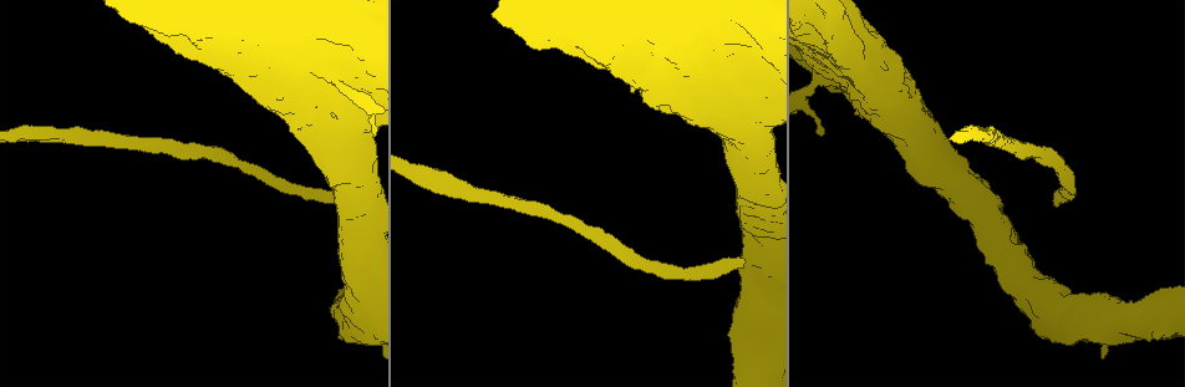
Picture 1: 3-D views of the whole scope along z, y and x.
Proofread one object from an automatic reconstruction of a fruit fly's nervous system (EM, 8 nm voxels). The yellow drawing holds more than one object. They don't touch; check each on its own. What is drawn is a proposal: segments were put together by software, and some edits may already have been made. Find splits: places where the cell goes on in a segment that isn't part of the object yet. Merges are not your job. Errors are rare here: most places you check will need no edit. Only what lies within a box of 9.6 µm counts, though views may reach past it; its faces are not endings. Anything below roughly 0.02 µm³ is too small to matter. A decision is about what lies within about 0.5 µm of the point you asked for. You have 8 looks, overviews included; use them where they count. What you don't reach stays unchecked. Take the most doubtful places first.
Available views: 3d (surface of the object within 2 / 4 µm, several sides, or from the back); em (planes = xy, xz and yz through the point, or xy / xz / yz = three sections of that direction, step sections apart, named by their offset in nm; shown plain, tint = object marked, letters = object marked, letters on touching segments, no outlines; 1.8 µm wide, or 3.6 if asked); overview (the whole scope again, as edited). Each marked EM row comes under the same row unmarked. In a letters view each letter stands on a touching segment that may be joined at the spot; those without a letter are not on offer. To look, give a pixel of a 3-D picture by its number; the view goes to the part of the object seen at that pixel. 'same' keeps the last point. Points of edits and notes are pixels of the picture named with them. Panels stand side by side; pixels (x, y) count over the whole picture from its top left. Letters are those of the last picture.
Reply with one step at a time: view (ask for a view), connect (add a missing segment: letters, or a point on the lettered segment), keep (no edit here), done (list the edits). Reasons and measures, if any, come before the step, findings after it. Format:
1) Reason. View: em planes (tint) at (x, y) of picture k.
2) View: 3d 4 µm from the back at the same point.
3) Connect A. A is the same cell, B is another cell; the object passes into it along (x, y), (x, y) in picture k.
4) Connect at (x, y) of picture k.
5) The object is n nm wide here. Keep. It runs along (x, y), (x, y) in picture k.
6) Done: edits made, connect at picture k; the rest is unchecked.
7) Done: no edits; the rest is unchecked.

View: em xz step 16 (letters) at (1055, 205) of picture 1.

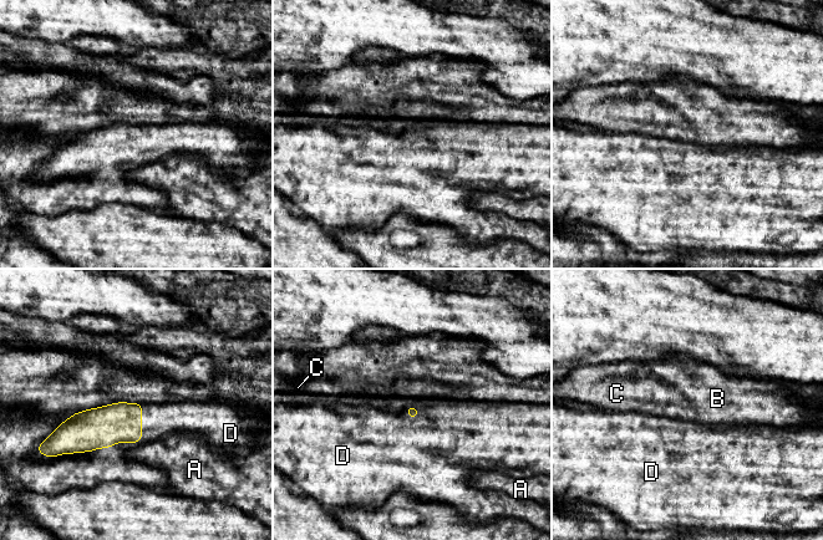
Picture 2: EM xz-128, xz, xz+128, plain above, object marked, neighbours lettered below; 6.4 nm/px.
Cut it another way. View: em planes (letters) at the same point.

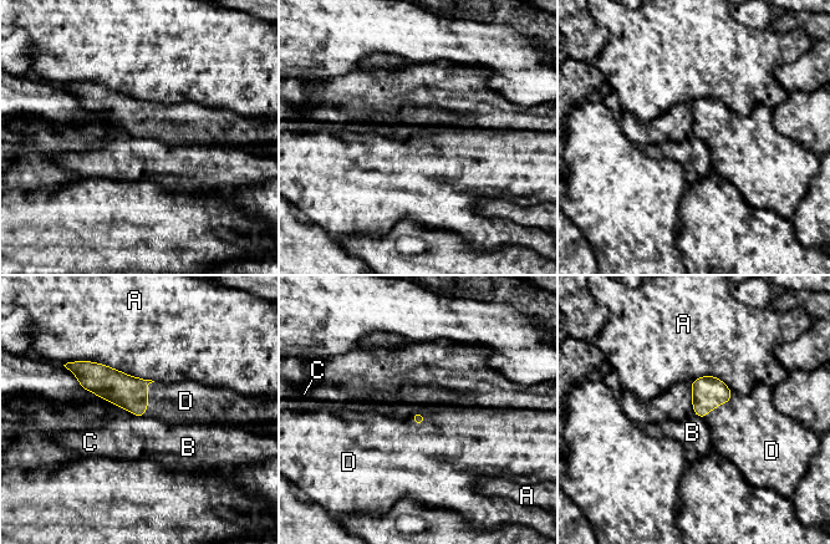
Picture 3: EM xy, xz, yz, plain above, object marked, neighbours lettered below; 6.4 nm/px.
Connect at (744, 431) of picture 3. D is the same cell, A, B and C are other cells; the object passes into it along (708, 392), (719, 403), (744, 431) in picture 3; the cell continues.

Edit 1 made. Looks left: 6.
View: overview.

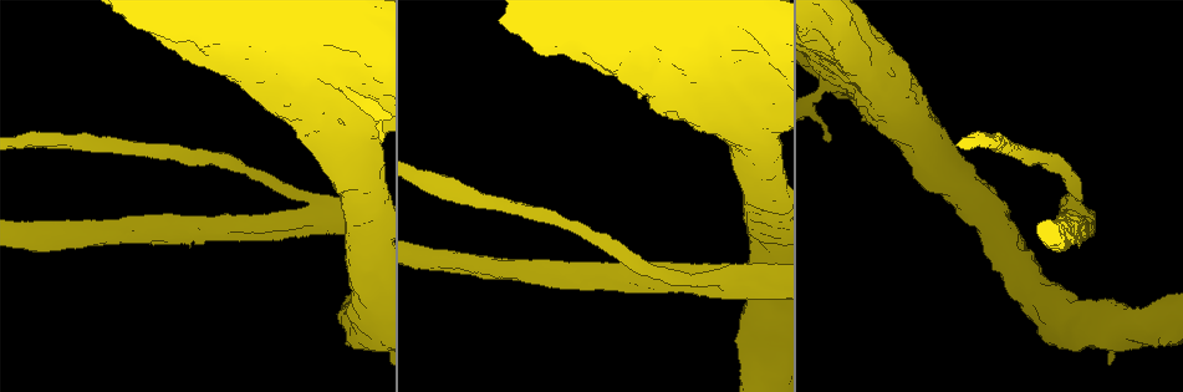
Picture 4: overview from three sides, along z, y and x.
Stops while still wide. View: 3d 4 µm at (921, 89) of picture 4.

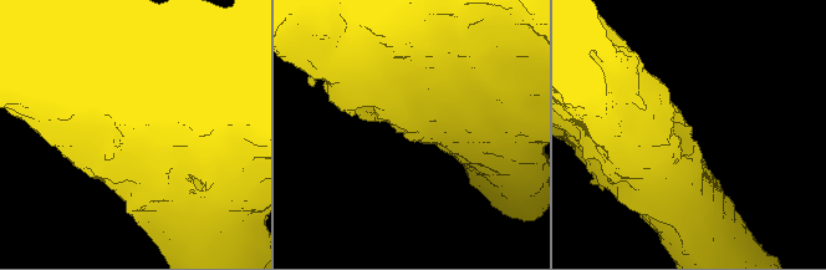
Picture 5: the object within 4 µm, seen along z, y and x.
View: em 3.6 µm xz step 8 (tint) at (401, 126) of picture 5.

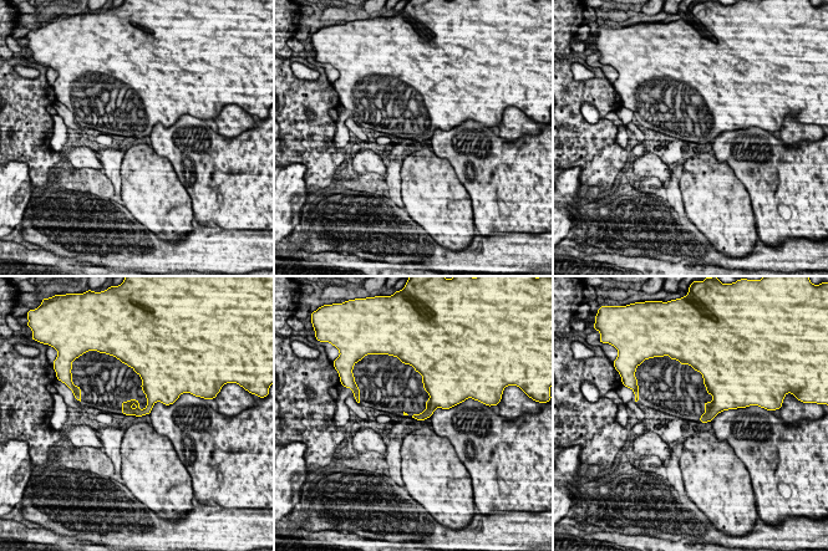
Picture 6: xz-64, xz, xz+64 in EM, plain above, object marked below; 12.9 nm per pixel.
View: em 3.6 µm xz step 8 (letters) at the same point.

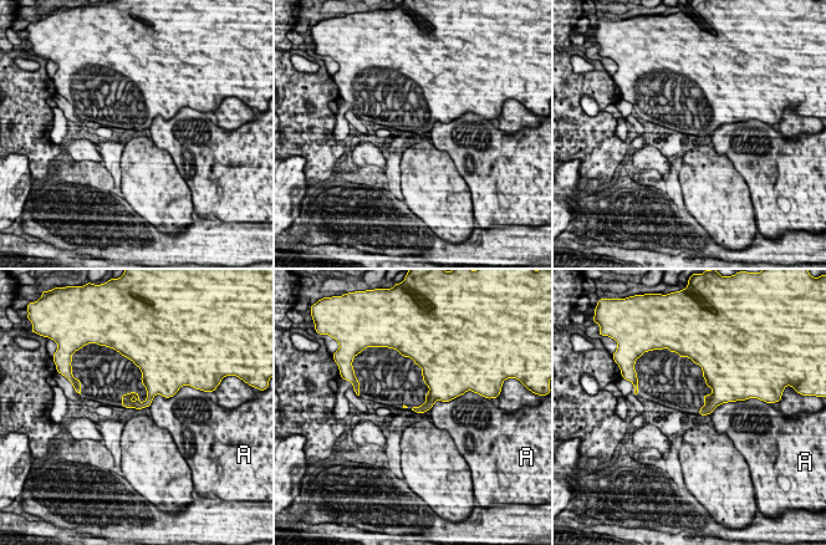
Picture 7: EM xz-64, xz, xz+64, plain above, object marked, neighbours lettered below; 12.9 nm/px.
Keep. A is another cell; a border runs along (174, 393), (156, 395), (148, 407) in picture 7; none of them fits.

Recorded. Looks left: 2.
Thick turns thin. View: em 3.6 µm planes (letters) at (851, 48) of picture 4.

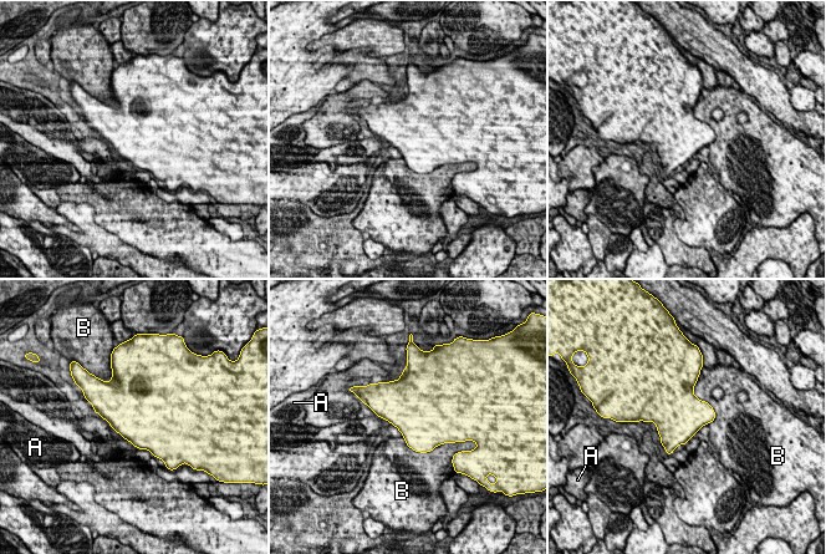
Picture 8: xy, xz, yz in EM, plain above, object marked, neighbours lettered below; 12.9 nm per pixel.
The longest contact is with B, 650 nm. Keep. A and B are other cells; a border runs along (697, 377), (709, 423) in picture 8; no lettered segment goes on from it.

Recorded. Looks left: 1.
Done: edits made, connect at picture 3; the rest is unchecked.

